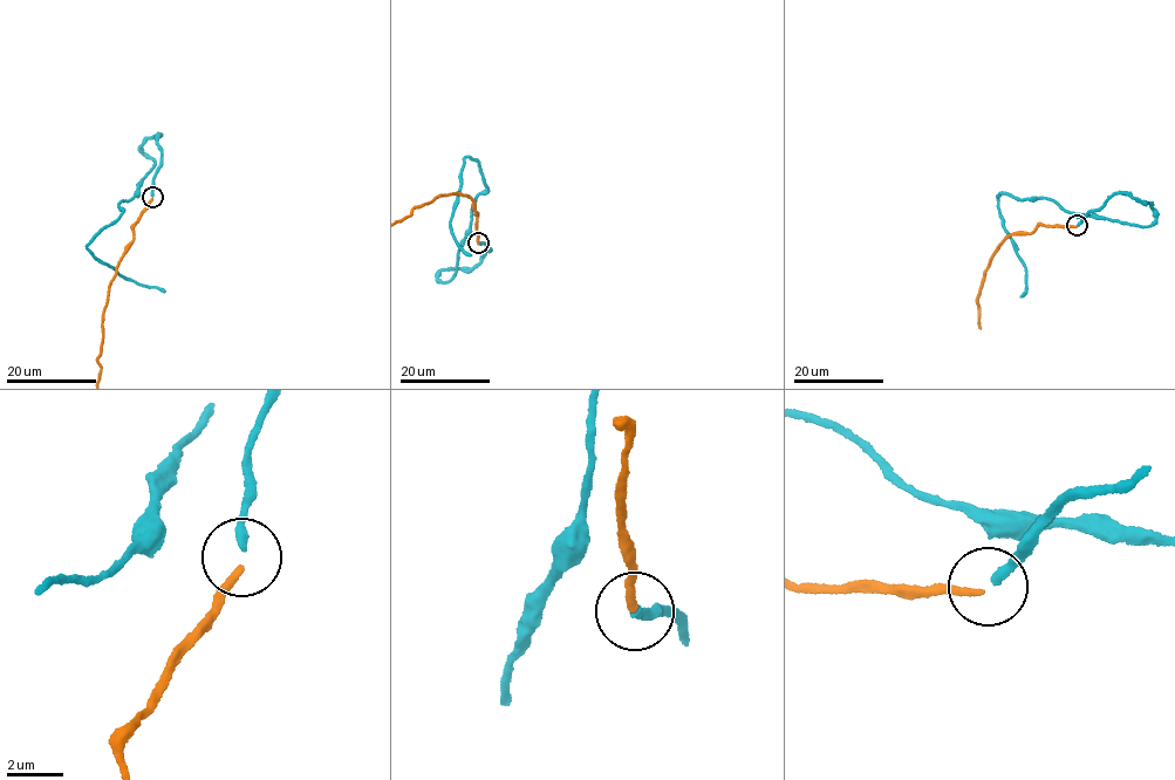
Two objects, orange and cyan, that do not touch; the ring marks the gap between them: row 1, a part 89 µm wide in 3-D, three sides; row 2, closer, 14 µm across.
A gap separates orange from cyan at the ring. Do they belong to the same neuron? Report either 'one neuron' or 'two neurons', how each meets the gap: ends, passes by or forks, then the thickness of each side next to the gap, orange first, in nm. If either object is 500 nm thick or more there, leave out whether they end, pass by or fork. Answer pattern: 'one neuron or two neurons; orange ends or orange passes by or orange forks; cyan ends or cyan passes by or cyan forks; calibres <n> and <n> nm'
one neuron; orange ends; cyan ends; calibres 240 and 320 nm

